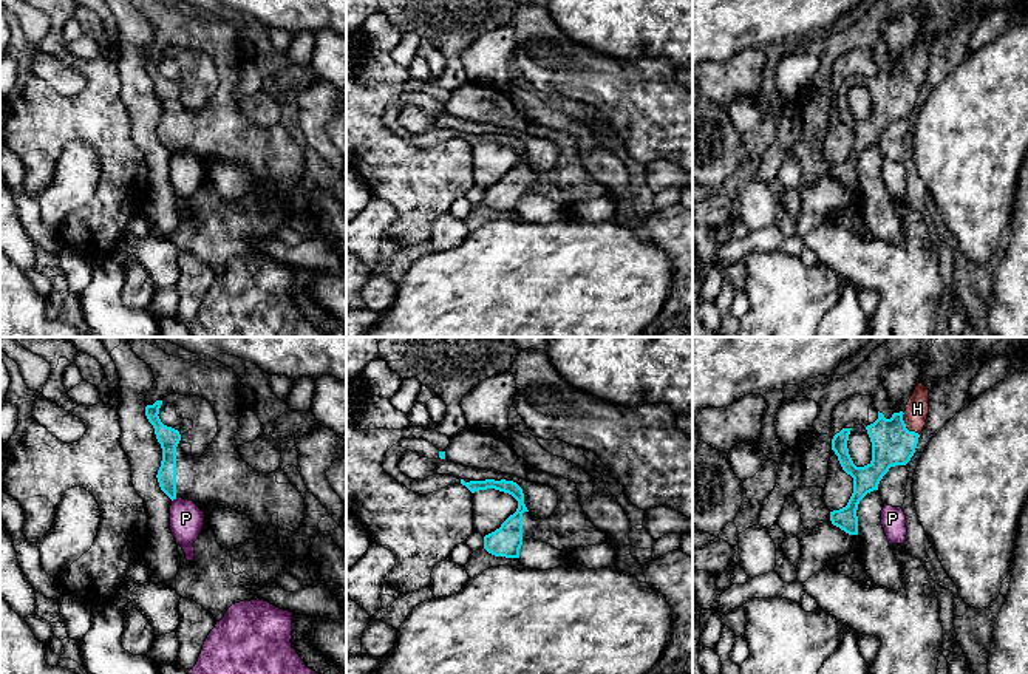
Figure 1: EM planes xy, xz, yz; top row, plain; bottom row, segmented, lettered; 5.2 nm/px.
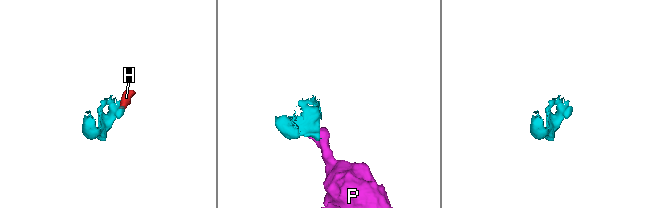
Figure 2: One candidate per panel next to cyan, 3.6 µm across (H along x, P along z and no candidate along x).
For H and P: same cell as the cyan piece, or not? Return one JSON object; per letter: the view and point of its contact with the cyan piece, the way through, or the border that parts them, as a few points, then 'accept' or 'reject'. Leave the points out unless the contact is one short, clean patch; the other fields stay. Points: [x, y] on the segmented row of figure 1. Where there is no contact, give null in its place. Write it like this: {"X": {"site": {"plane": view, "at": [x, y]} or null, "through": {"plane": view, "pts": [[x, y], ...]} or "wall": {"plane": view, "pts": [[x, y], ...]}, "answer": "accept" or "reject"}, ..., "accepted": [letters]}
{"H": {"site": {"plane": "yz", "at": [905, 427]}, "answer": "accept"}, "P": {"site": {"plane": "xy", "at": [173, 498]}, "wall": {"plane": "xy", "pts": [[177, 498], [172, 501]]}, "answer": "reject"}, "accepted": ["H"]}

